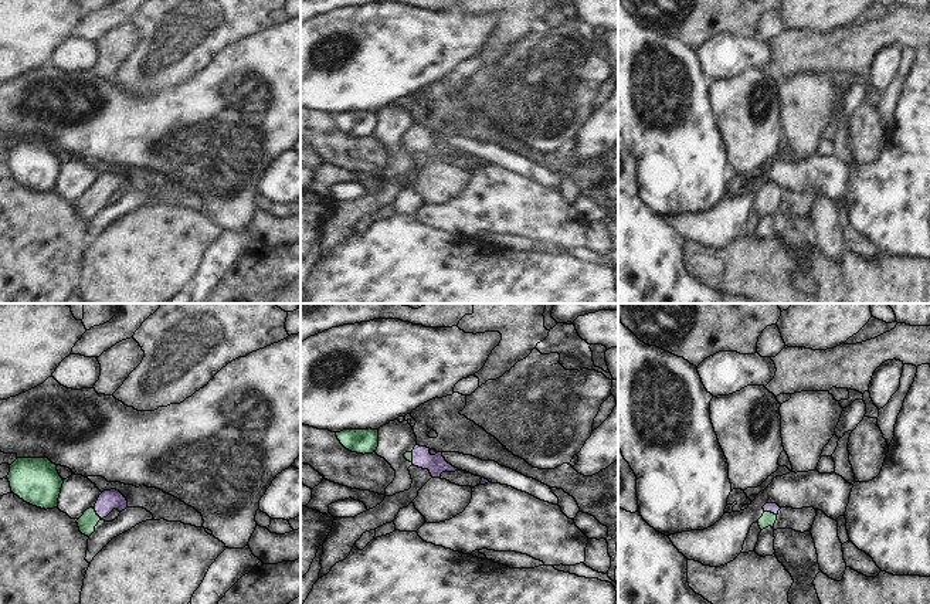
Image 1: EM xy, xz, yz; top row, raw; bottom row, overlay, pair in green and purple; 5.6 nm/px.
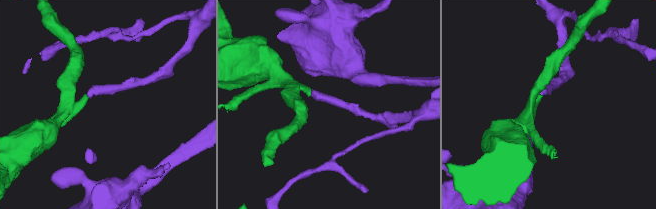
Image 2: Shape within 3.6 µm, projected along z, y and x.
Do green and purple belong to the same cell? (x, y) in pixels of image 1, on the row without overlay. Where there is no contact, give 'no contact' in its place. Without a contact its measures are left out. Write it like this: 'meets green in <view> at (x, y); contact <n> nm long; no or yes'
meets green in yz at (770, 194); contact 80 nm long; yes

